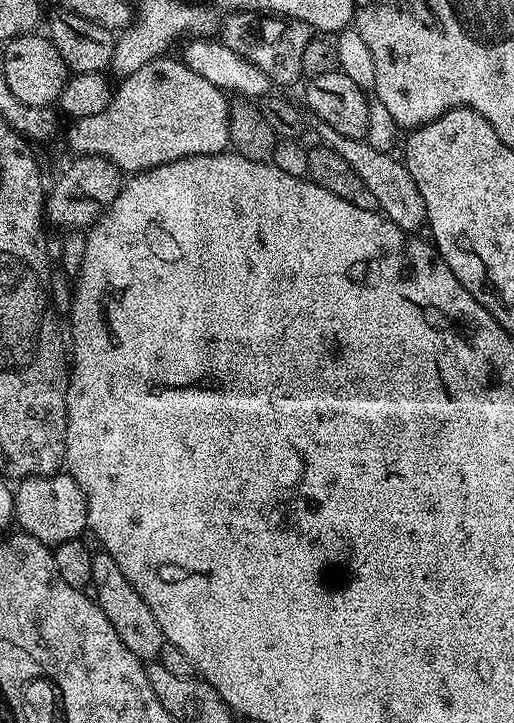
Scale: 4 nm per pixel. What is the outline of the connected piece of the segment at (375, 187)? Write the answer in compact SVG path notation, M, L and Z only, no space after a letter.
M332 132L330 138L332 139L330 140L332 149L345 160L350 166L350 170L354 170L354 174L358 174L358 178L362 178L362 182L372 191L374 198L378 198L379 211L395 222L404 232L415 233L420 230L416 228L425 227L426 217L422 194L418 194L418 186L414 186L407 168L397 157L395 160L394 157L379 152L374 145L368 144L367 139L346 138L337 132Z

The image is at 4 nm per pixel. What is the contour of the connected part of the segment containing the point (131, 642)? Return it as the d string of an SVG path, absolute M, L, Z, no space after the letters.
M97 551L92 557L91 587L96 588L96 605L102 610L102 614L106 614L106 618L110 618L110 626L118 630L118 638L122 638L126 650L130 650L130 654L134 654L139 660L155 661L166 642L162 626L158 626L158 618L154 618L150 606L146 606L142 594L138 594L138 590L134 590L134 586L126 582L126 574L118 570L118 562L114 562L114 558L110 558L106 551Z

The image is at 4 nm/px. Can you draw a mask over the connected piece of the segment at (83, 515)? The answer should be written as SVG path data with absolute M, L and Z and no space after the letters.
M67 474L29 476L14 488L14 520L29 536L49 546L79 540L88 528L88 503L80 483Z

